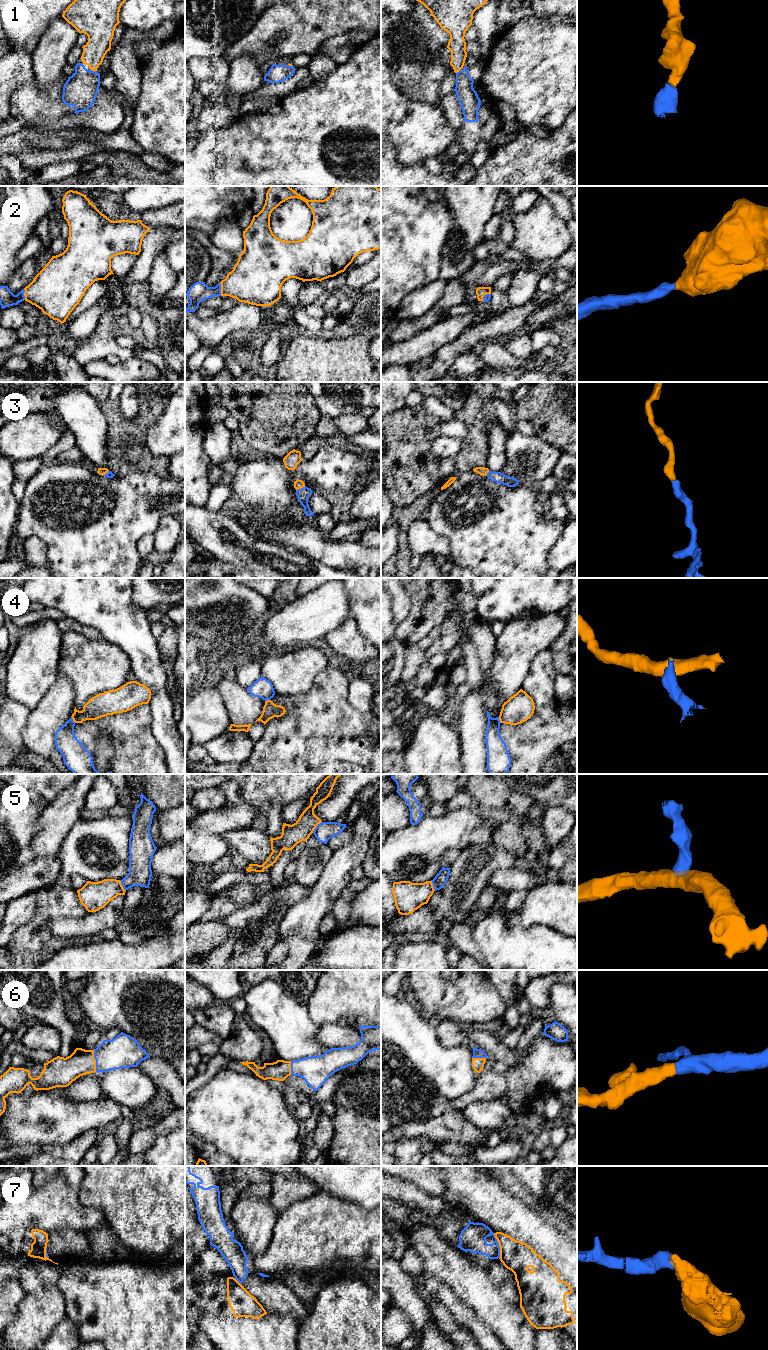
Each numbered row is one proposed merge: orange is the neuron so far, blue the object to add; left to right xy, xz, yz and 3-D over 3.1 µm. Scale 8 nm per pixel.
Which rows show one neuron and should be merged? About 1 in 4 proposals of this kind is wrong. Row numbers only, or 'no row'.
1, 2, 3, 6

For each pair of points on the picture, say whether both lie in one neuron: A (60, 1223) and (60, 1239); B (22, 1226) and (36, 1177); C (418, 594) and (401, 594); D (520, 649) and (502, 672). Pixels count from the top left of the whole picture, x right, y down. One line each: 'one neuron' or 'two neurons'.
A: two neurons
B: one neuron
C: two neurons
D: one neuron

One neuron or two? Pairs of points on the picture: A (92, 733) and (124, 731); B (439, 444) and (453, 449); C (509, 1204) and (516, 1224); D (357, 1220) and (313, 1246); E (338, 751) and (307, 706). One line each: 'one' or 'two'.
A: one
B: one
C: two
D: one
E: one

